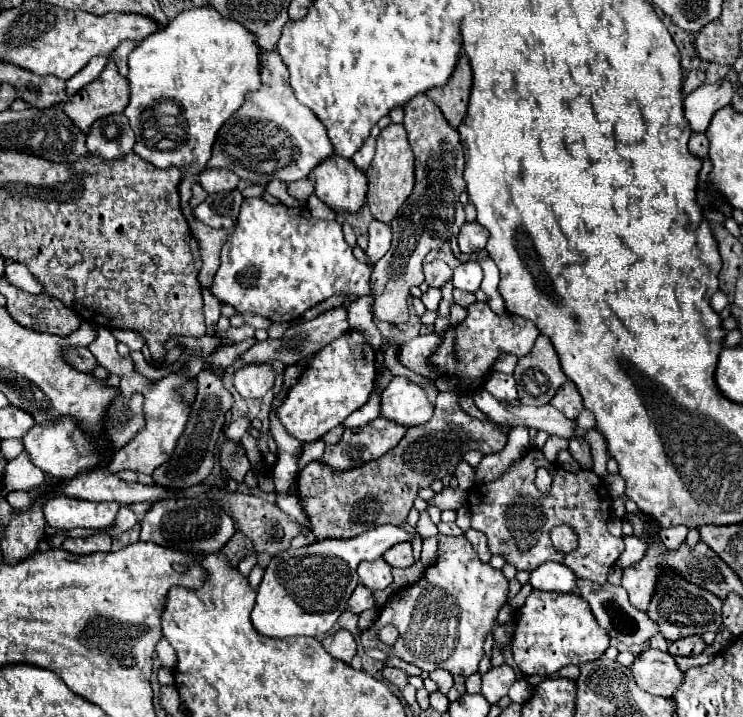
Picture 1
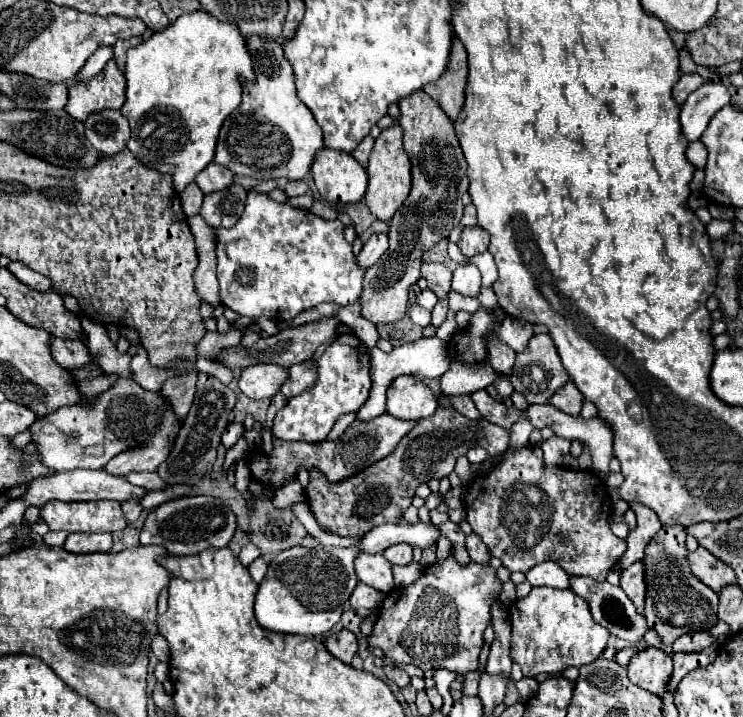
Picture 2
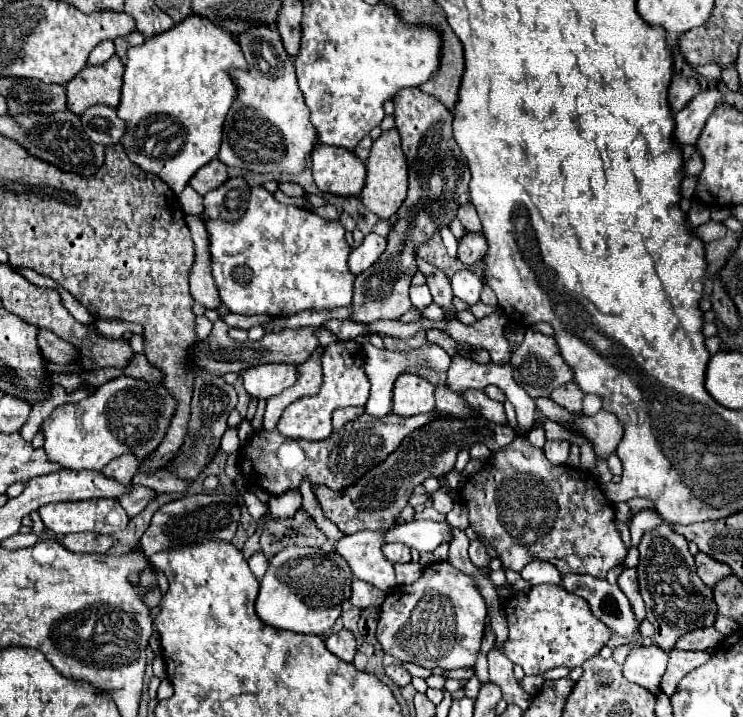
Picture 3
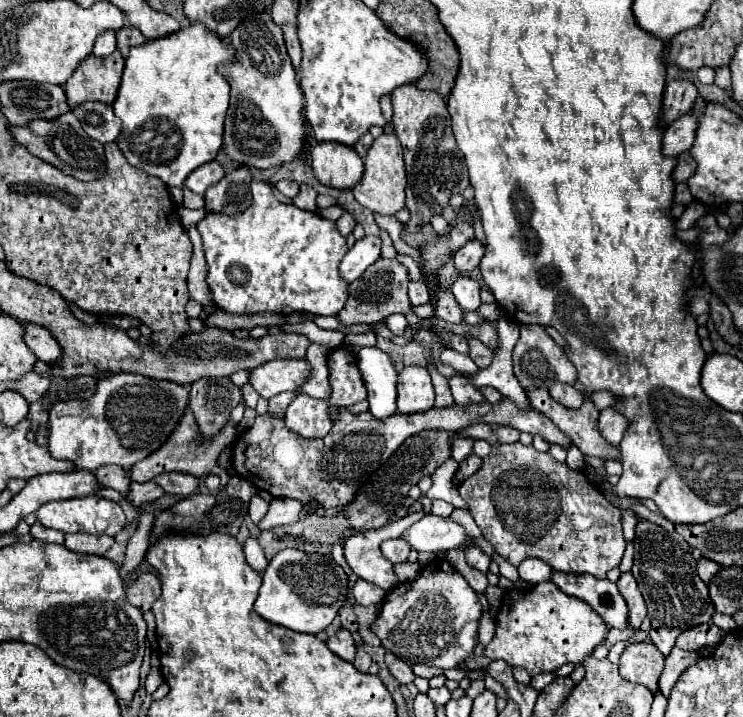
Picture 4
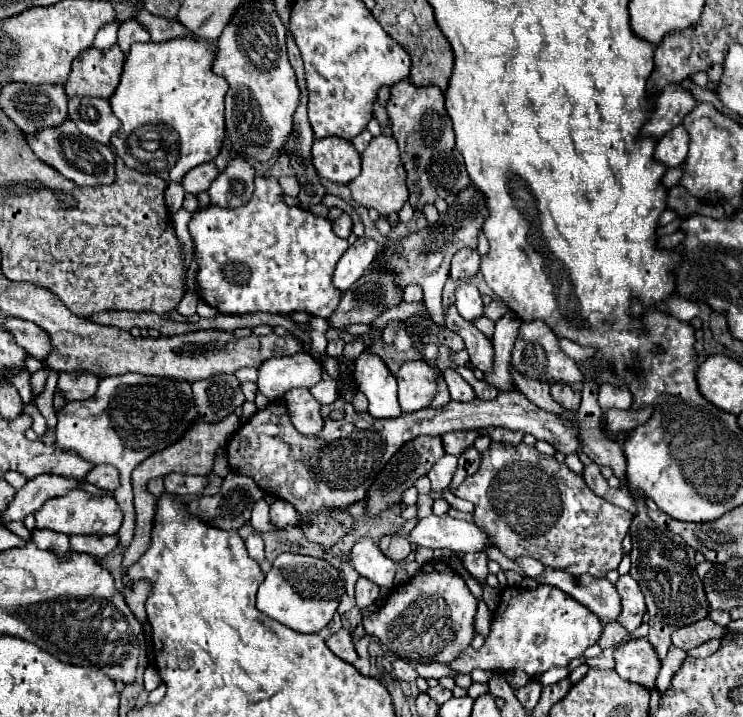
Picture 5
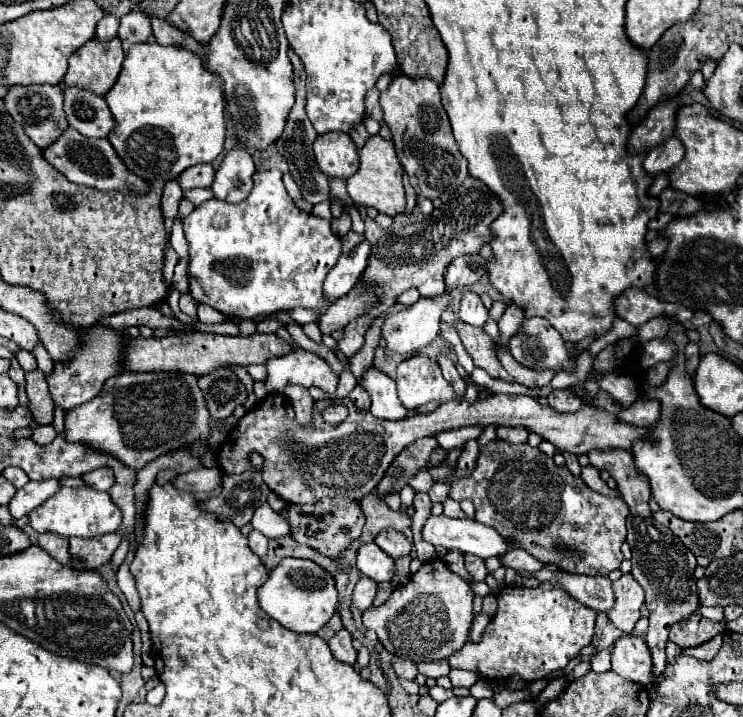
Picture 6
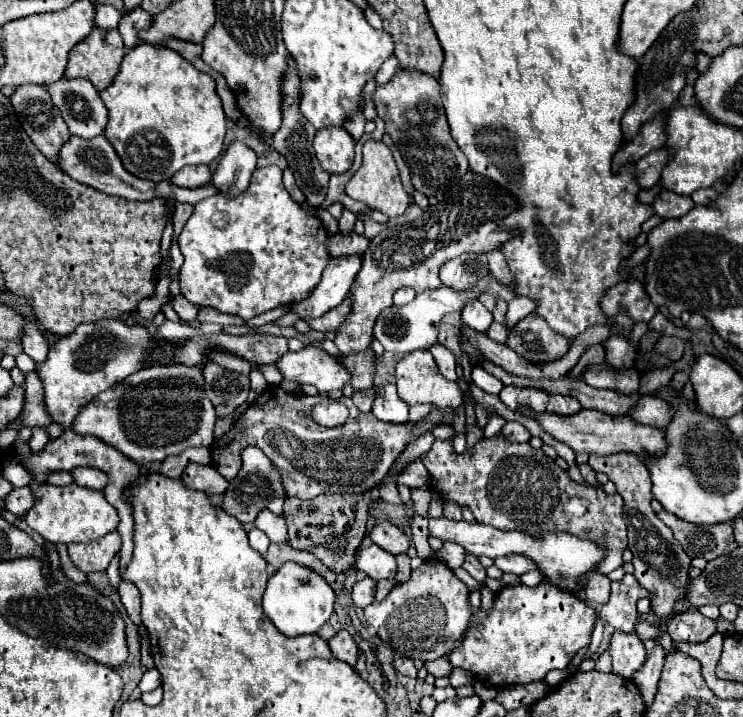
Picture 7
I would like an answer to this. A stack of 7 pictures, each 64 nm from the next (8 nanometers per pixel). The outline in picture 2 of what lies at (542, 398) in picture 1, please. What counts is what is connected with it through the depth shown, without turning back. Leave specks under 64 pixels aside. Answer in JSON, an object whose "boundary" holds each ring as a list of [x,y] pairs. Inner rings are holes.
{"boundary":[[[534,334],[530,338],[530,344],[526,346],[526,352],[516,354],[516,364],[514,364],[512,374],[510,374],[512,386],[518,392],[522,392],[530,404],[546,404],[550,400],[550,396],[562,384],[566,384],[568,380],[570,380],[570,376],[562,368],[562,362],[560,362],[560,356],[556,352],[556,346],[554,346],[554,342],[550,340],[548,334]]]}

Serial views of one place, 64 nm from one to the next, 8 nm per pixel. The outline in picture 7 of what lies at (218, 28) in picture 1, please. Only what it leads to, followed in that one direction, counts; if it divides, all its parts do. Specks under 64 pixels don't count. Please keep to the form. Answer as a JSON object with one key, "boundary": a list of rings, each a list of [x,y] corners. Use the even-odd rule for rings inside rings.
{"boundary":[[[138,44],[124,56],[112,84],[100,92],[108,108],[106,140],[136,178],[170,180],[186,164],[210,164],[222,152],[226,116],[212,76],[198,72],[166,46]]]}

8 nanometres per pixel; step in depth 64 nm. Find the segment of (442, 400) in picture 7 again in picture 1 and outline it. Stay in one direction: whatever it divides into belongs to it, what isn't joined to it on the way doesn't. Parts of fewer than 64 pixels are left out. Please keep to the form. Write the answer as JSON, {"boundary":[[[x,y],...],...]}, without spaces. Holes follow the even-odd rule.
{"boundary":[[[394,376],[382,392],[382,416],[402,426],[424,424],[432,418],[432,412],[434,406],[424,388],[404,376]]]}

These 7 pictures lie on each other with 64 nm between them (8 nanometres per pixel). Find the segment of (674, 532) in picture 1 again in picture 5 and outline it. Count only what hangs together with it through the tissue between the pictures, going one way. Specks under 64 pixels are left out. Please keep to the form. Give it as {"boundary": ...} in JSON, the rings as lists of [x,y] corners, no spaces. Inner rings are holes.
{"boundary":[[[632,496],[636,502],[636,512],[630,524],[630,536],[632,536],[632,570],[630,576],[640,584],[644,596],[646,596],[646,608],[650,614],[650,632],[648,642],[658,652],[660,660],[666,658],[666,652],[670,648],[670,634],[686,624],[694,624],[702,618],[706,618],[708,602],[704,596],[702,580],[696,574],[696,562],[694,562],[694,550],[670,530],[664,530],[656,526],[648,518],[646,508],[646,496]]]}

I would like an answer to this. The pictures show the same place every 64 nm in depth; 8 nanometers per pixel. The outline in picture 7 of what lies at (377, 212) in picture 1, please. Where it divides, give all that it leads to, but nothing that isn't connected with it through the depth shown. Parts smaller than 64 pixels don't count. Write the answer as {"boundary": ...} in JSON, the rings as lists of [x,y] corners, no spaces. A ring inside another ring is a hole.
{"boundary":[[[374,140],[364,142],[364,146],[362,146],[362,166],[350,176],[350,180],[346,184],[346,194],[350,198],[358,200],[358,202],[364,202],[372,210],[384,212],[390,218],[404,214],[404,210],[410,204],[410,198],[408,198],[406,190],[400,182],[392,150],[384,142],[374,142]]]}

